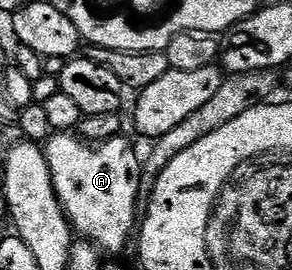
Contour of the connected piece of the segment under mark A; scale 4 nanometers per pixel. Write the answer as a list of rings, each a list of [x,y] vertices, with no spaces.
[[[54,133],[44,143],[52,185],[66,220],[77,234],[79,231],[106,251],[125,249],[136,231],[134,215],[139,214],[142,163],[133,145],[124,138],[93,143],[74,133]]]

